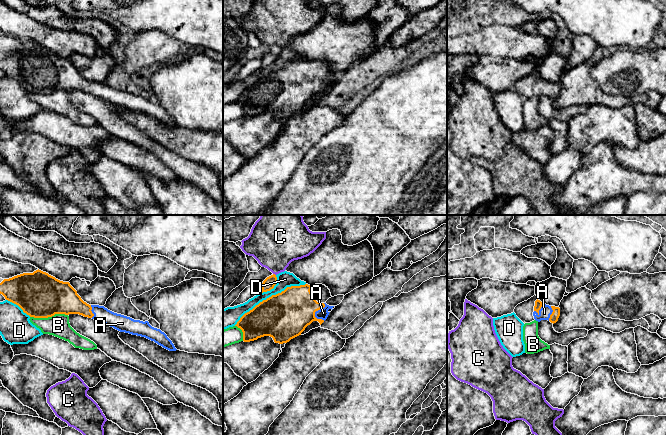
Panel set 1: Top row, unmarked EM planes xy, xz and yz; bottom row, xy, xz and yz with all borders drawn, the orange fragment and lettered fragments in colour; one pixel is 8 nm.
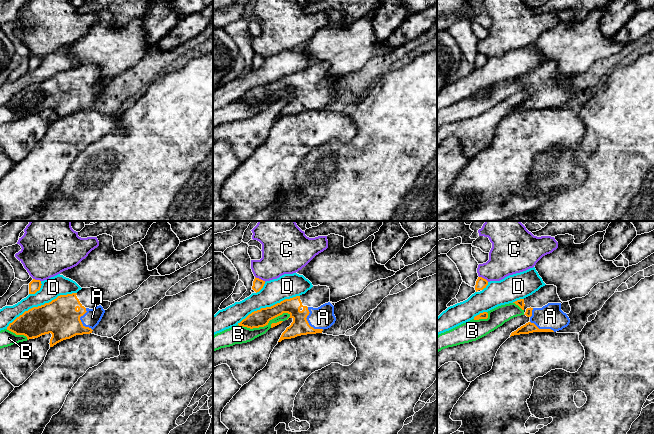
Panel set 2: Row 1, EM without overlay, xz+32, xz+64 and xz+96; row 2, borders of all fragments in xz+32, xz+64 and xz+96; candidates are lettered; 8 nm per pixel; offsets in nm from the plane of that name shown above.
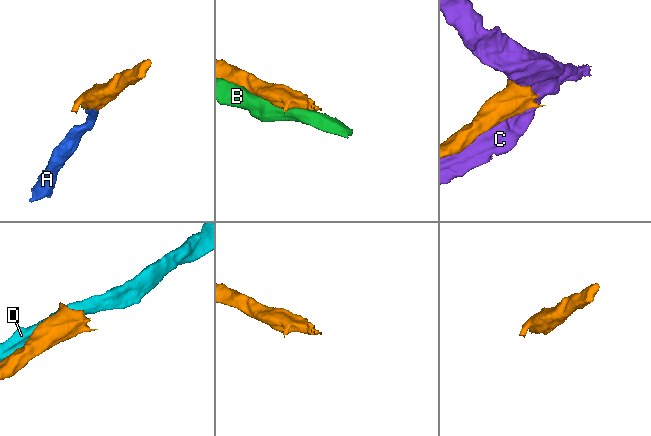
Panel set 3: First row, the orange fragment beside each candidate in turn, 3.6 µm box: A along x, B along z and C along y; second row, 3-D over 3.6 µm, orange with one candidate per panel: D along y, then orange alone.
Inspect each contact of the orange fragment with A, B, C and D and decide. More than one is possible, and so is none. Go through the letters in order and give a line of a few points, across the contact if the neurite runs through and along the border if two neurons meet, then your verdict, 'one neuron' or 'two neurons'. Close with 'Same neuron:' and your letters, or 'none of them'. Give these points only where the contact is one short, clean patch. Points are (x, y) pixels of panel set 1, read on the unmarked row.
A: line xz (287, 90), (317, 86), (323, 89); one neuron
B: two neurons
C: line xz (273, 49), (275, 51); two neurons
D: two neurons
Same neuron: A

